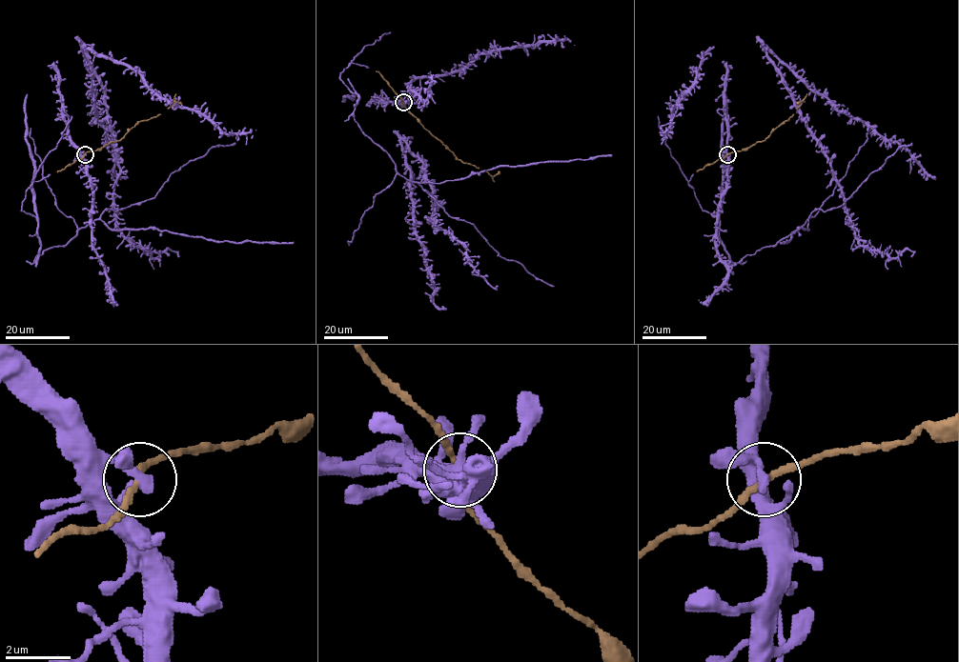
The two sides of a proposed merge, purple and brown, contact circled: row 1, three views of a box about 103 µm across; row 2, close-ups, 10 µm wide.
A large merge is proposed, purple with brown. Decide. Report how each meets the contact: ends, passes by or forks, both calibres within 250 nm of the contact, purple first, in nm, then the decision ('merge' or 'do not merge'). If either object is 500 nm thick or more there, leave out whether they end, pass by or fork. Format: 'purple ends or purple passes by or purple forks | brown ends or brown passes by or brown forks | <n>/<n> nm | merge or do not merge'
purple passes by | brown passes by | 220/170 nm | merge

